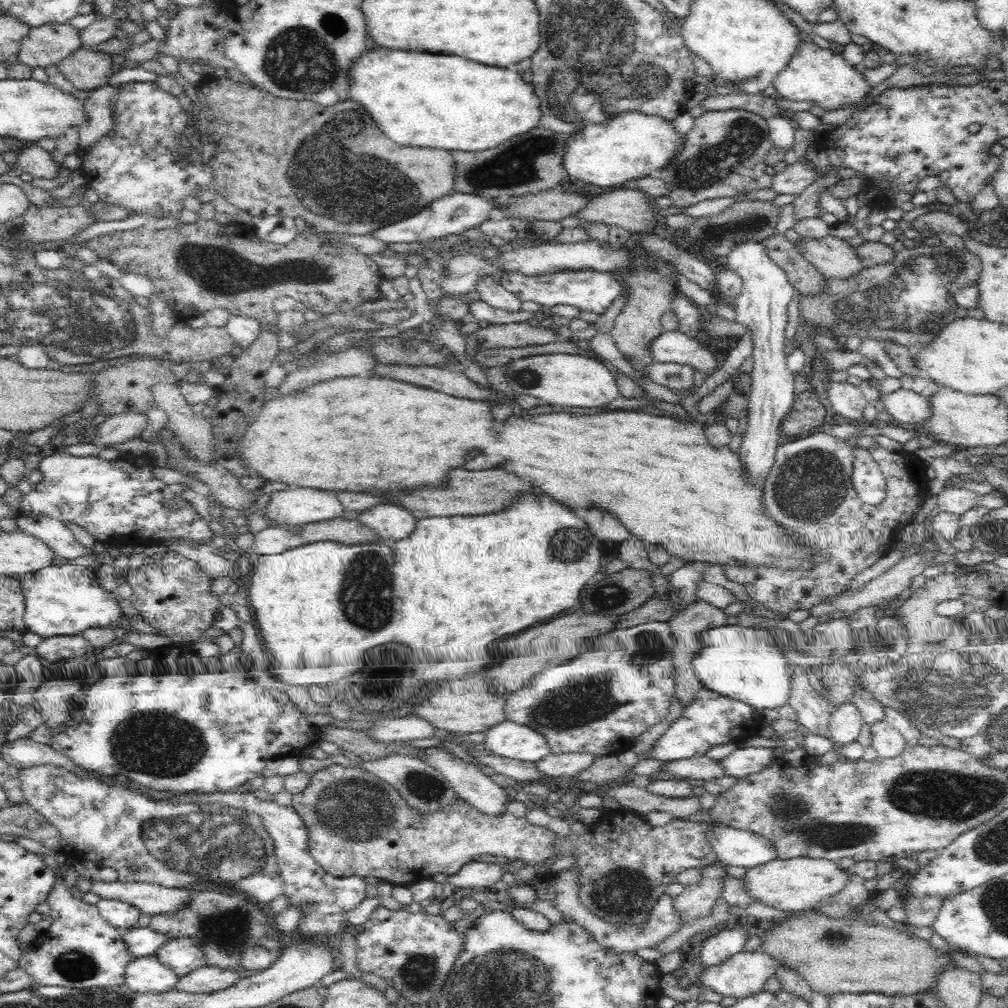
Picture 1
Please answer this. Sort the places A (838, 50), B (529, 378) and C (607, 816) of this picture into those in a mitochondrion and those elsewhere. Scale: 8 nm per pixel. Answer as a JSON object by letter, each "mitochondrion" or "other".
{"A":"other","B":"mitochondrion","C":"other"}

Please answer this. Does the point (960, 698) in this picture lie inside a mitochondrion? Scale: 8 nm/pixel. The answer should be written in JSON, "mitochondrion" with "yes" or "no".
{"mitochondrion":"yes"}

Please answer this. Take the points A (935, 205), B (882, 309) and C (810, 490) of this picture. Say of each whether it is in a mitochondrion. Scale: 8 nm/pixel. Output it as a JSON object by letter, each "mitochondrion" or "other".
{"A":"other","B":"mitochondrion","C":"mitochondrion"}

